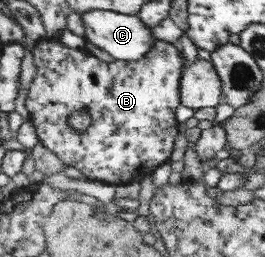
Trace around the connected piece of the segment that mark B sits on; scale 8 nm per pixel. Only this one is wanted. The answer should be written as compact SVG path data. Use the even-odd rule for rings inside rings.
M43 38L34 46L33 55L35 56L35 63L37 66L37 75L34 82L30 85L29 92L20 89L20 95L16 99L16 112L19 113L24 119L31 118L37 128L37 135L41 143L55 152L67 166L73 166L78 169L88 181L100 181L107 185L123 185L131 181L139 180L148 174L151 174L162 166L165 162L170 161L170 156L174 154L174 146L176 146L176 138L178 136L178 120L176 120L176 110L182 104L181 101L181 87L183 80L183 71L186 65L182 52L180 51L178 43L169 43L163 40L158 40L155 47L139 61L118 60L112 62L104 62L100 58L96 58L84 49L72 48L69 43L60 41L55 38ZM85 110L90 113L92 117L92 124L83 133L74 133L73 126L70 122L70 117L73 112Z

